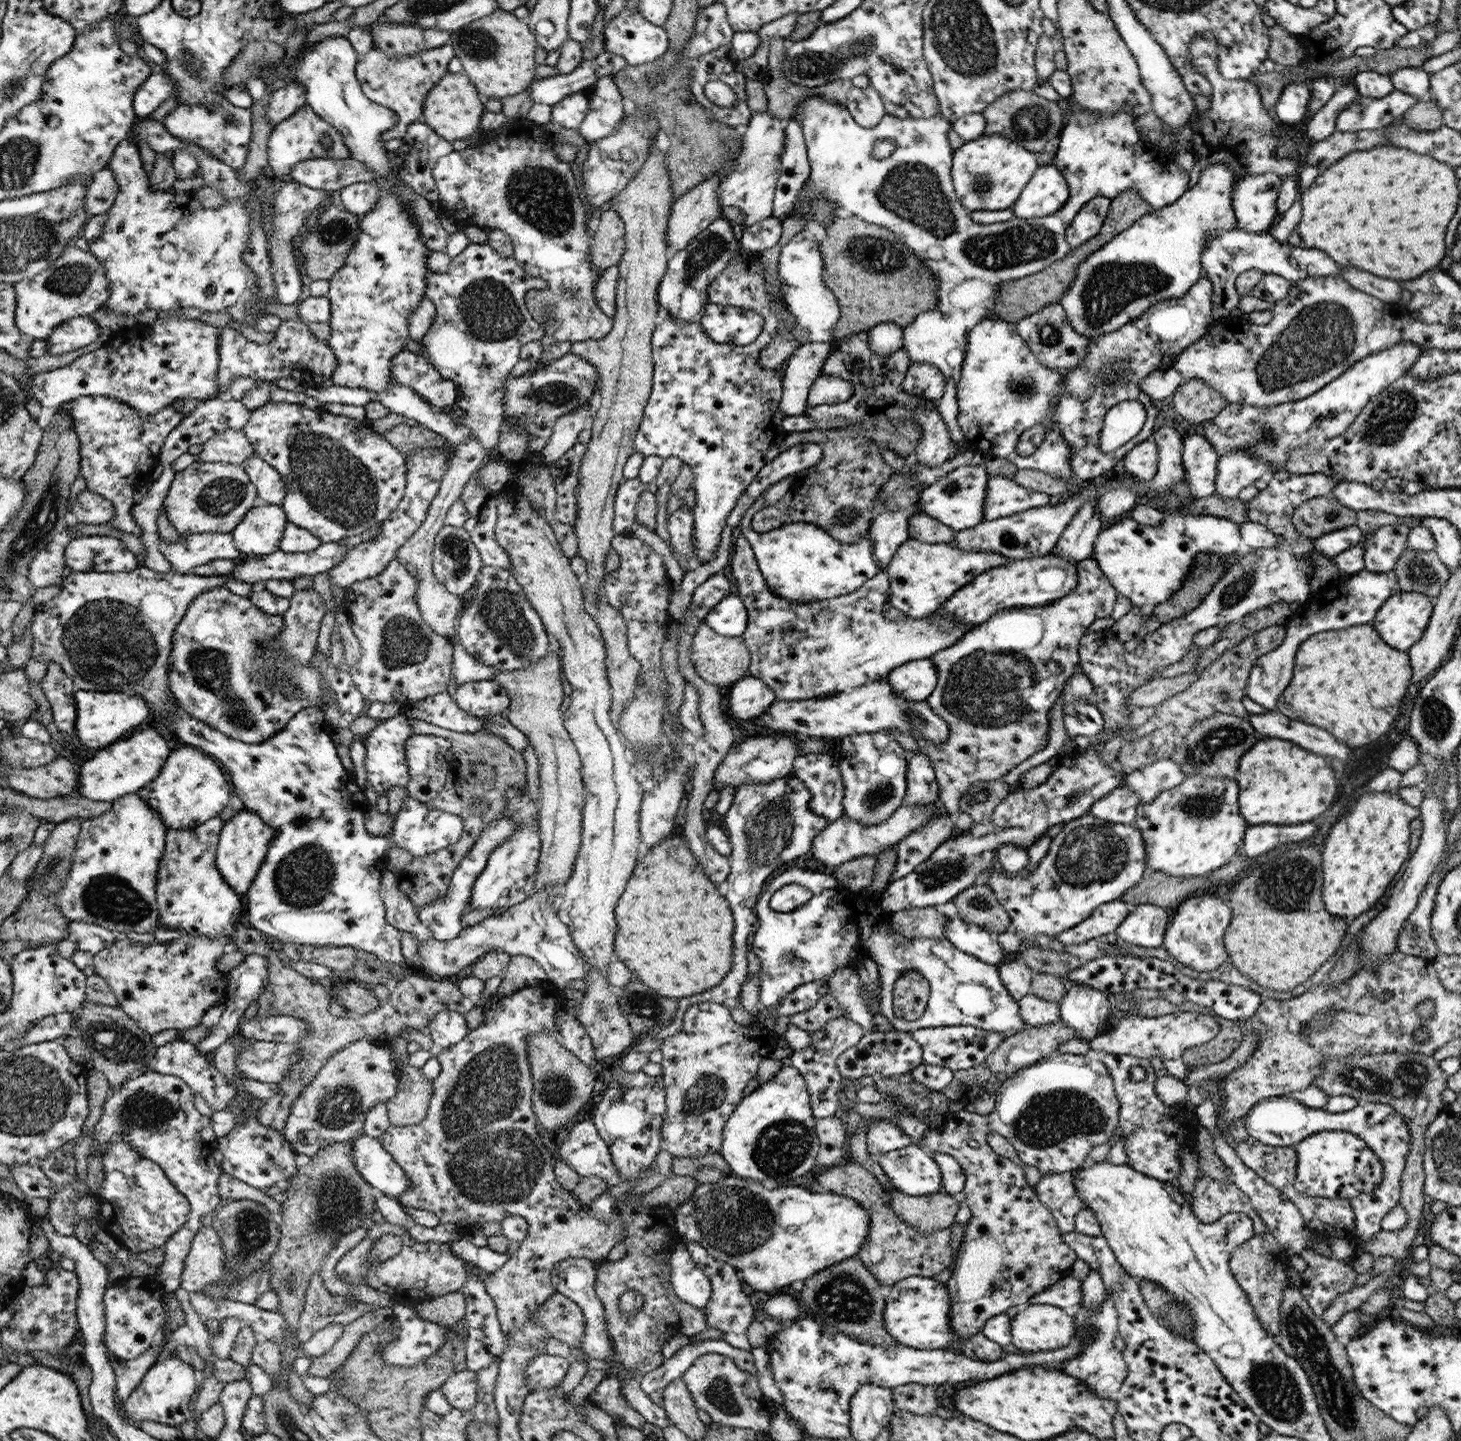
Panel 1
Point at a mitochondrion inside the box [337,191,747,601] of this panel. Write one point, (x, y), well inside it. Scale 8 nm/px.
(490, 314)

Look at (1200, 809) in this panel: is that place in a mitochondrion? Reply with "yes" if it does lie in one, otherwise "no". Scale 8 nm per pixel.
yes

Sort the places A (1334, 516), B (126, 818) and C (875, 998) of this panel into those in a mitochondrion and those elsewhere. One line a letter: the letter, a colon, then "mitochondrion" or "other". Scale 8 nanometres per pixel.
A: mitochondrion
B: other
C: other

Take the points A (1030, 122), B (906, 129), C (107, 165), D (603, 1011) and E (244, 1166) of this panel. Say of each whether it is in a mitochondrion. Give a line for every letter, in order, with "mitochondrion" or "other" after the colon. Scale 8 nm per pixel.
A: mitochondrion
B: other
C: other
D: mitochondrion
E: other

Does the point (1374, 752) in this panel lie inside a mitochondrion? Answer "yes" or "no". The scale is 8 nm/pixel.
no

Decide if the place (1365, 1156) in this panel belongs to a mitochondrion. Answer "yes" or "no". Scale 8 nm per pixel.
no

